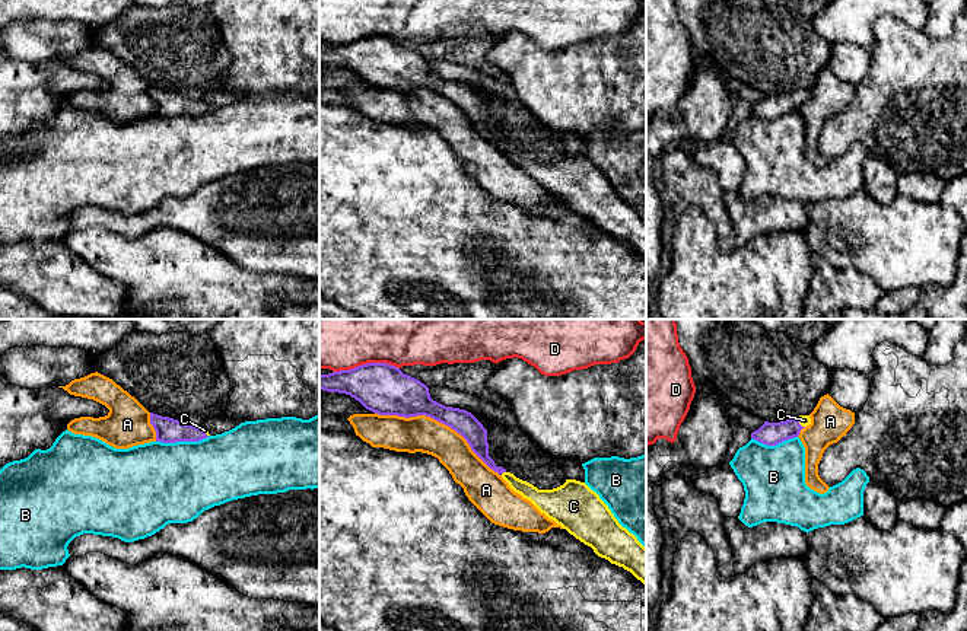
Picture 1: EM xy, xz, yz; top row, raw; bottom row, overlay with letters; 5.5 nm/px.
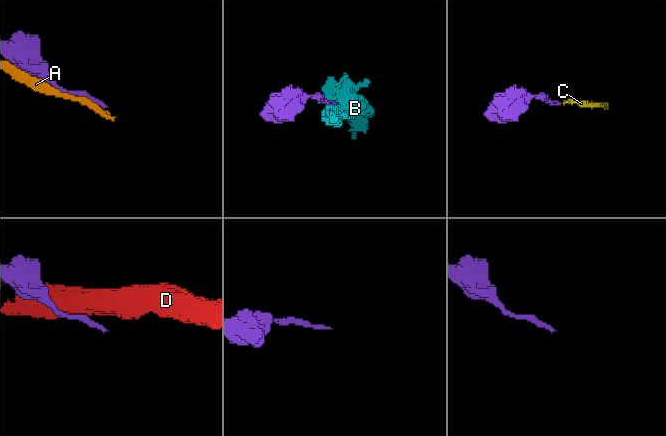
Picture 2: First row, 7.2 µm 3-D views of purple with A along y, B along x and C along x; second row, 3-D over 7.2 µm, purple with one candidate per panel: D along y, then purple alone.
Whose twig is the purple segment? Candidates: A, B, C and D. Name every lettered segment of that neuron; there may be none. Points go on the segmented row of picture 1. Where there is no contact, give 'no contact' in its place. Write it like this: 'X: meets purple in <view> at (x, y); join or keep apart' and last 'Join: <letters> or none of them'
A: meets purple in xz at (439, 421); keep apart
B: meets purple in xy at (183, 440); keep apart
C: meets purple in xz at (503, 471); join
D: meets purple in xz at (365, 365); keep apart
Join: C

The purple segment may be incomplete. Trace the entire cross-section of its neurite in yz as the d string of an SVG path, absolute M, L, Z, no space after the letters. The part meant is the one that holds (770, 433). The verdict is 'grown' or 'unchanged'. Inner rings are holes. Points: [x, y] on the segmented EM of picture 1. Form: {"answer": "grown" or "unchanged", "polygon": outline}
{"answer": "grown", "polygon": "M799 415L780 423L764 421L758 430L751 433L751 439L767 446L776 446L785 440L798 437L799 433L809 424L809 415Z"}

